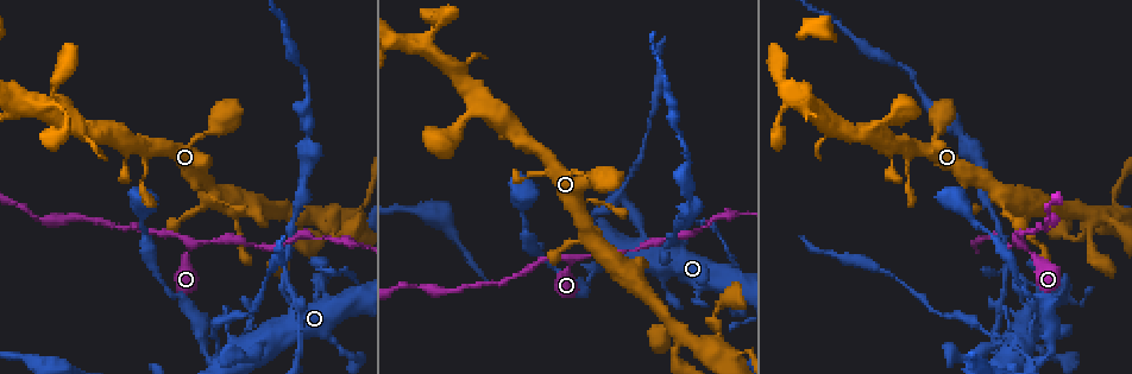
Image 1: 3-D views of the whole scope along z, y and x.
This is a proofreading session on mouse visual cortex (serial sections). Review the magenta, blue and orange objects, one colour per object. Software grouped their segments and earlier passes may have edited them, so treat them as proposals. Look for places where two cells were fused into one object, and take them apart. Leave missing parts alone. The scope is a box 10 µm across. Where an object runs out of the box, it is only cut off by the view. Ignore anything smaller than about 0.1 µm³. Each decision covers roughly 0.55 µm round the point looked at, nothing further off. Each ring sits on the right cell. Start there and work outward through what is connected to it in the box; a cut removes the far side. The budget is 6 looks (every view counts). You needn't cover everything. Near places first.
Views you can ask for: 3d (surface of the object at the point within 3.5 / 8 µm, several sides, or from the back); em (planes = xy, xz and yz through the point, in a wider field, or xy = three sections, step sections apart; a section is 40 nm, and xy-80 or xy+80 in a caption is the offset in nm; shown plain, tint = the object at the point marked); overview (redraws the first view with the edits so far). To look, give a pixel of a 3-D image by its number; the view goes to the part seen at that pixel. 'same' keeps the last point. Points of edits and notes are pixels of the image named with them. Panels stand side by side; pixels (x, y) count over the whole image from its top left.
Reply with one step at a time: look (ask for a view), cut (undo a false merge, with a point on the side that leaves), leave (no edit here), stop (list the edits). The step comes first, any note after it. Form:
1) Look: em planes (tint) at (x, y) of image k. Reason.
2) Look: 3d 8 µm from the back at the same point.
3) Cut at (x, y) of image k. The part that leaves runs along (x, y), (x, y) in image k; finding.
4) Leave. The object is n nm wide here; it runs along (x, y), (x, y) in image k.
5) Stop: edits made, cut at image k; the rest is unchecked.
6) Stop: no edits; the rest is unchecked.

Look: 3d 3.5 µm at (299, 303) of image 1. Two arms in line, one across.

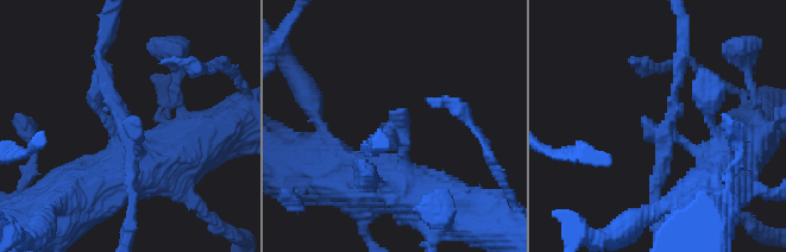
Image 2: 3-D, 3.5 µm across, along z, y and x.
Look: em xy step 5 (plain) at (124, 130) of image 2.

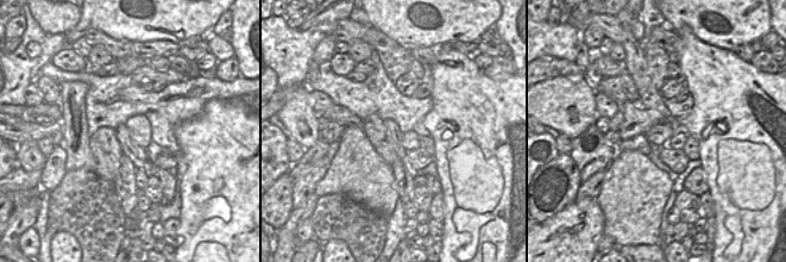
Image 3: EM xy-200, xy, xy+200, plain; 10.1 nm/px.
Look: em xy step 5 (tint) at the same point. With the object marked.

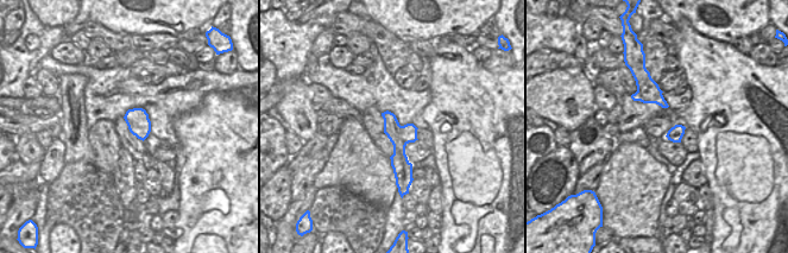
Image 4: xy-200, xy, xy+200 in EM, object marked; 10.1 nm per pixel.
Cut at (670, 115) of image 2. The arms are 150, 150, 500 nm wide; the part that leaves runs along (684, 143), (666, 132), (684, 49) in image 2; two cells meet here.

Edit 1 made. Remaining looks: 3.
Look: 3d 3.5 µm at (1090, 212) of image 1. Looks like a crossing.

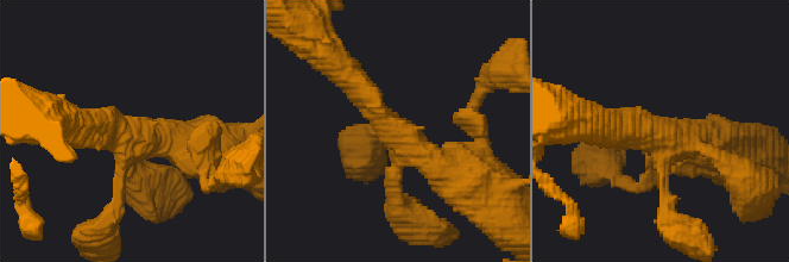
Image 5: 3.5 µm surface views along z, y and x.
Look: em xy step 5 (tint) at (125, 135) of image 5. Now the EM.

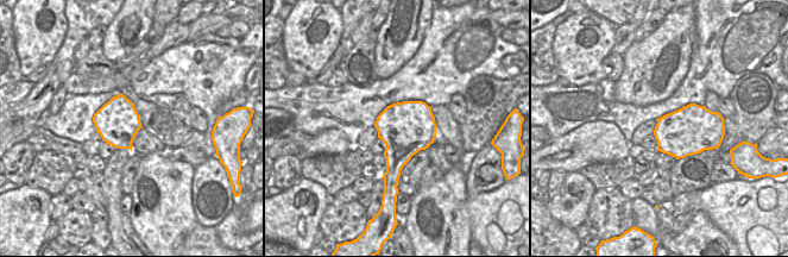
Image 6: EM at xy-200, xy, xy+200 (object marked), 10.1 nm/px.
Leave. 4 arms meet here; it runs along (341, 70), (378, 119), (450, 174) in image 5; continuous, no second cell.

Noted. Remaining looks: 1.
Stop: edits made, cut at image 2; the rest is unchecked.

